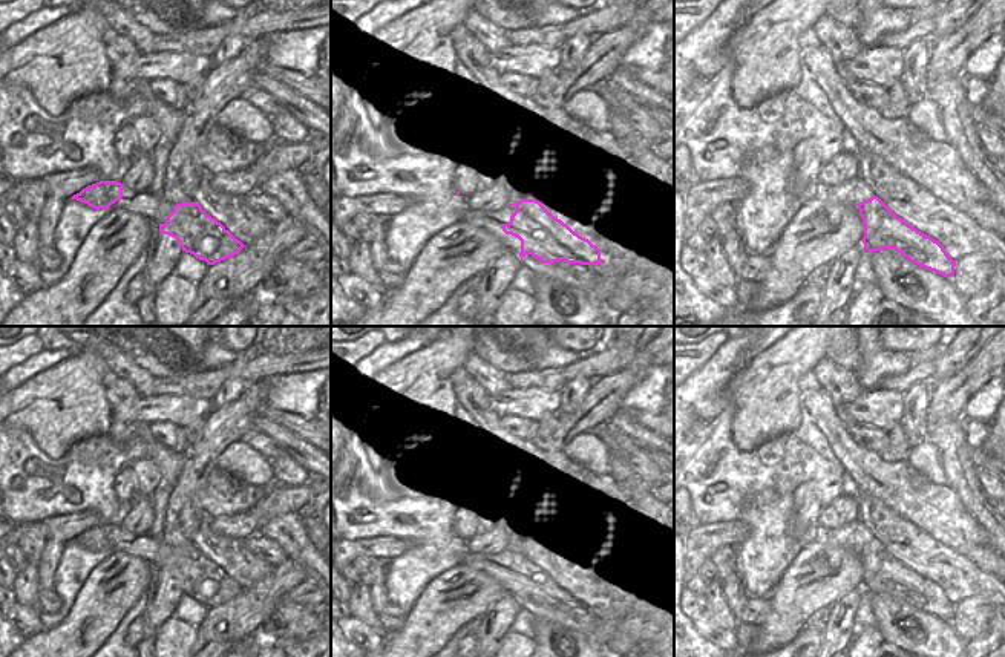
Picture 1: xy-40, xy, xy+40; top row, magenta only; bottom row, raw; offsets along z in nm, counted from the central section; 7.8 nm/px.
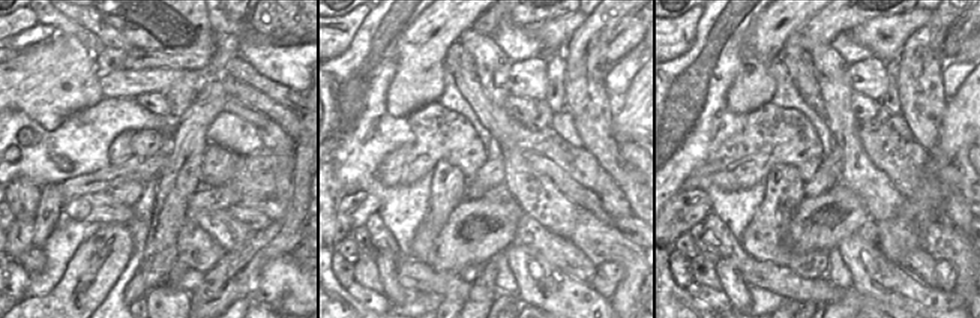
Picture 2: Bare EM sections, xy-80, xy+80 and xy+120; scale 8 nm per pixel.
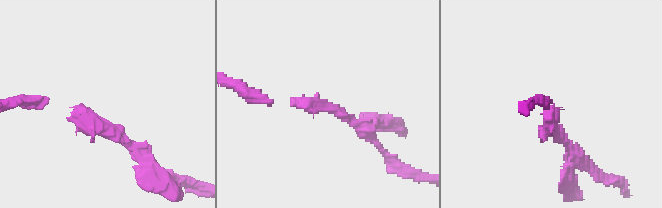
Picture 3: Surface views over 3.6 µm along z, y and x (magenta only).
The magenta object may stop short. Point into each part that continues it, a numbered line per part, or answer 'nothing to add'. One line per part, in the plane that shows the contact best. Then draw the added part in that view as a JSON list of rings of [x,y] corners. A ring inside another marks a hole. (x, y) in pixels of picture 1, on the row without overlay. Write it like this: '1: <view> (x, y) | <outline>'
nothing to add

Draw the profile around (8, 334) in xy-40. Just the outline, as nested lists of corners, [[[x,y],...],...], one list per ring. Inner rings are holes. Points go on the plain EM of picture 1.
[[[0,326],[0,346],[14,345],[28,334],[37,334],[37,326]]]

